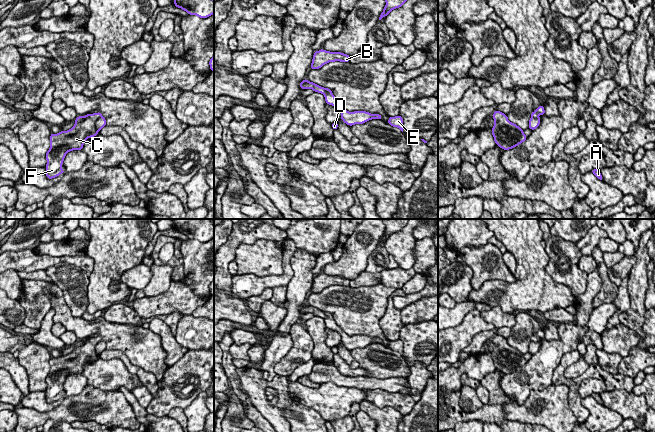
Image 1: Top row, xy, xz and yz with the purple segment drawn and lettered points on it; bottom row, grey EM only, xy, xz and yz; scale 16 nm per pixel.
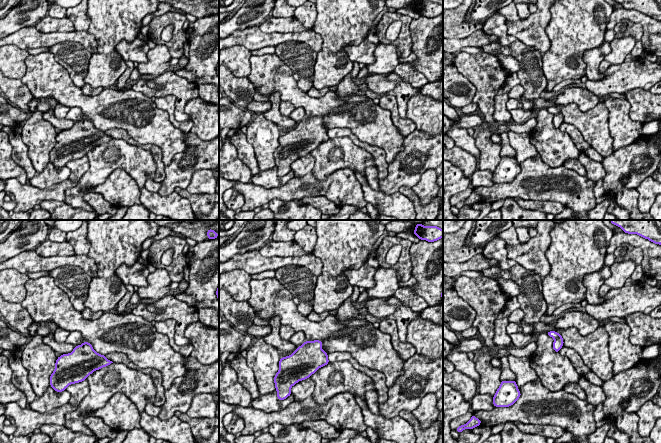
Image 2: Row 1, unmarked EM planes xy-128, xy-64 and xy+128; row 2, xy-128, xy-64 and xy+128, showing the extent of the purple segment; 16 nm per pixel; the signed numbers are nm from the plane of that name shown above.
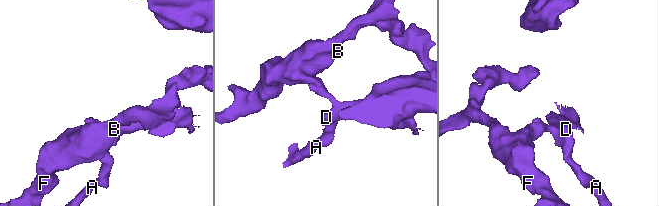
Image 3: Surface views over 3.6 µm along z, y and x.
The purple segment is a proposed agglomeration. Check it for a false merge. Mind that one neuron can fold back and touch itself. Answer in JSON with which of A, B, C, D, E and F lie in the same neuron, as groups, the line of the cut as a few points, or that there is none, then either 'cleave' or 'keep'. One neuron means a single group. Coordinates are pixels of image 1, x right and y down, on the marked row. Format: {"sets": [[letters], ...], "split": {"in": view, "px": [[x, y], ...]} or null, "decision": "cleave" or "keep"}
{"sets": [["A", "D", "E"], ["B", "C", "F"]], "split": {"in": "xy", "px": [[101, 116], [95, 124], [97, 131]]}, "decision": "cleave"}

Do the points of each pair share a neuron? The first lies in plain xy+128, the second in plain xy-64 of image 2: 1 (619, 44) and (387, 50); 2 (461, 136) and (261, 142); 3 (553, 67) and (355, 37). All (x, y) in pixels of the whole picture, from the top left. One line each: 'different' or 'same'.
1: same
2: different
3: same

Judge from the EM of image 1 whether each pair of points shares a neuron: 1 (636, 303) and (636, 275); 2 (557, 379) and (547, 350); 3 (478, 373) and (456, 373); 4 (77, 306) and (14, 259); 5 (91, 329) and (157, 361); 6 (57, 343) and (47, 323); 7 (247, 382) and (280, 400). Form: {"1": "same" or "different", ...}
{"1": "same", "2": "different", "3": "same", "4": "different", "5": "same", "6": "same", "7": "same"}

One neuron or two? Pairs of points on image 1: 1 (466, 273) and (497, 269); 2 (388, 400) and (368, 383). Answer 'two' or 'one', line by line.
1: two
2: two

